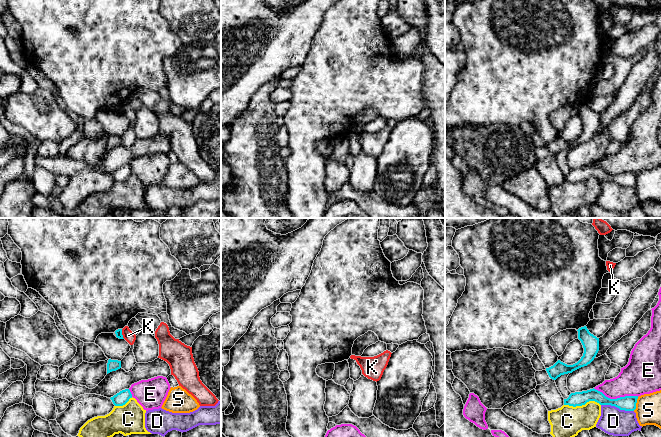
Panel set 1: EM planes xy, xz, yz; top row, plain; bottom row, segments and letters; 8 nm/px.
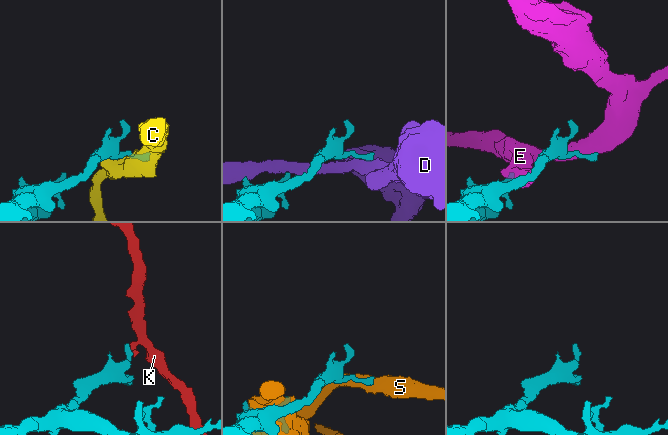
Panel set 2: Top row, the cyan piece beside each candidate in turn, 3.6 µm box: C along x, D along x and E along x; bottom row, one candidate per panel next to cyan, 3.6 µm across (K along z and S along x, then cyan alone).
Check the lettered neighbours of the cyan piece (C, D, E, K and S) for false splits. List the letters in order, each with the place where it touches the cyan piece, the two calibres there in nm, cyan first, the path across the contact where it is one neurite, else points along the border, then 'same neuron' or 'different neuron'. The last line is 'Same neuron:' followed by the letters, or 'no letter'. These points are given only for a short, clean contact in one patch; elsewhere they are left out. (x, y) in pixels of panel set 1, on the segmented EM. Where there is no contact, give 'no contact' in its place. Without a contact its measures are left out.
C: contact yz (582, 404); calibres 110 and 260 nm; different neuron
D: contact yz (617, 407); calibres 130 and 220 nm; different neuron
E: contact yz (617, 398); calibres 130 and 280 nm; different neuron
K: contact xy (121, 334); calibres 50 and 90 nm; border xy (121, 329), (121, 334), (124, 338); different neuron
S: contact yz (635, 404); calibres 130 and 200 nm; different neuron
Same neuron: no letter

